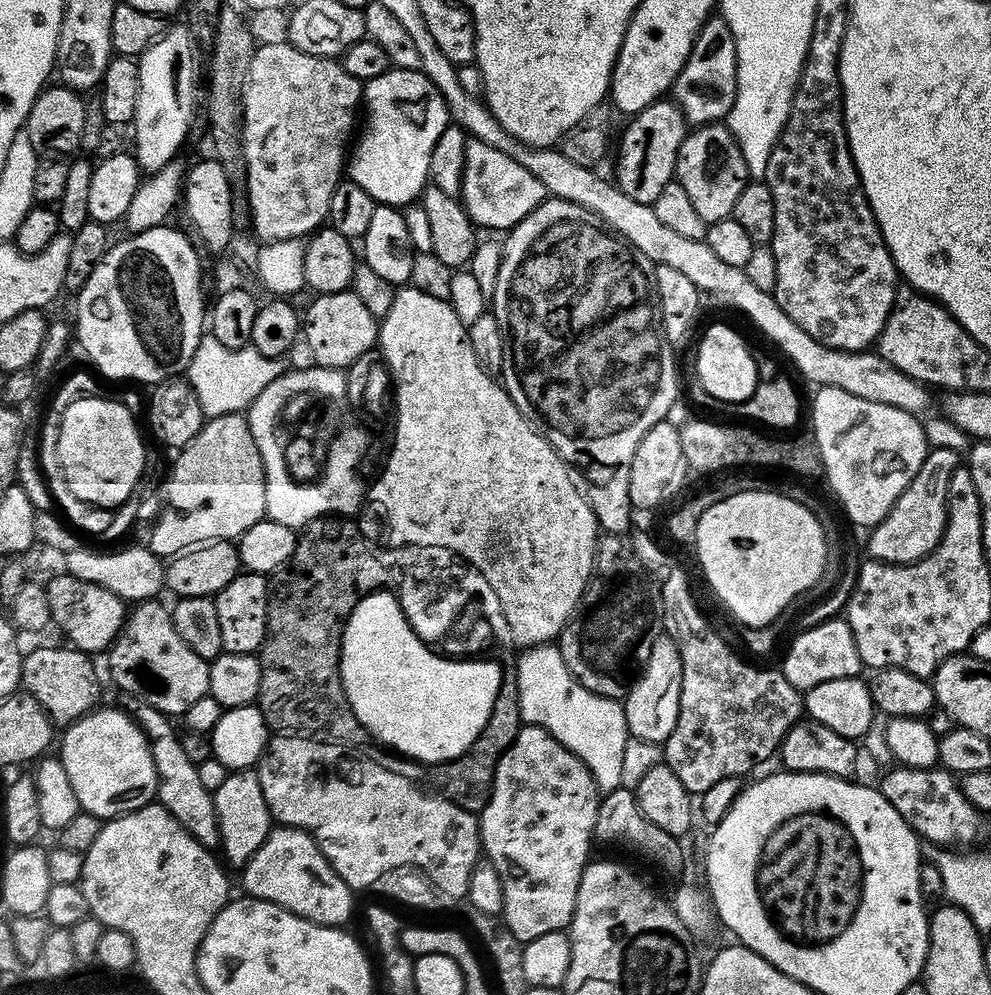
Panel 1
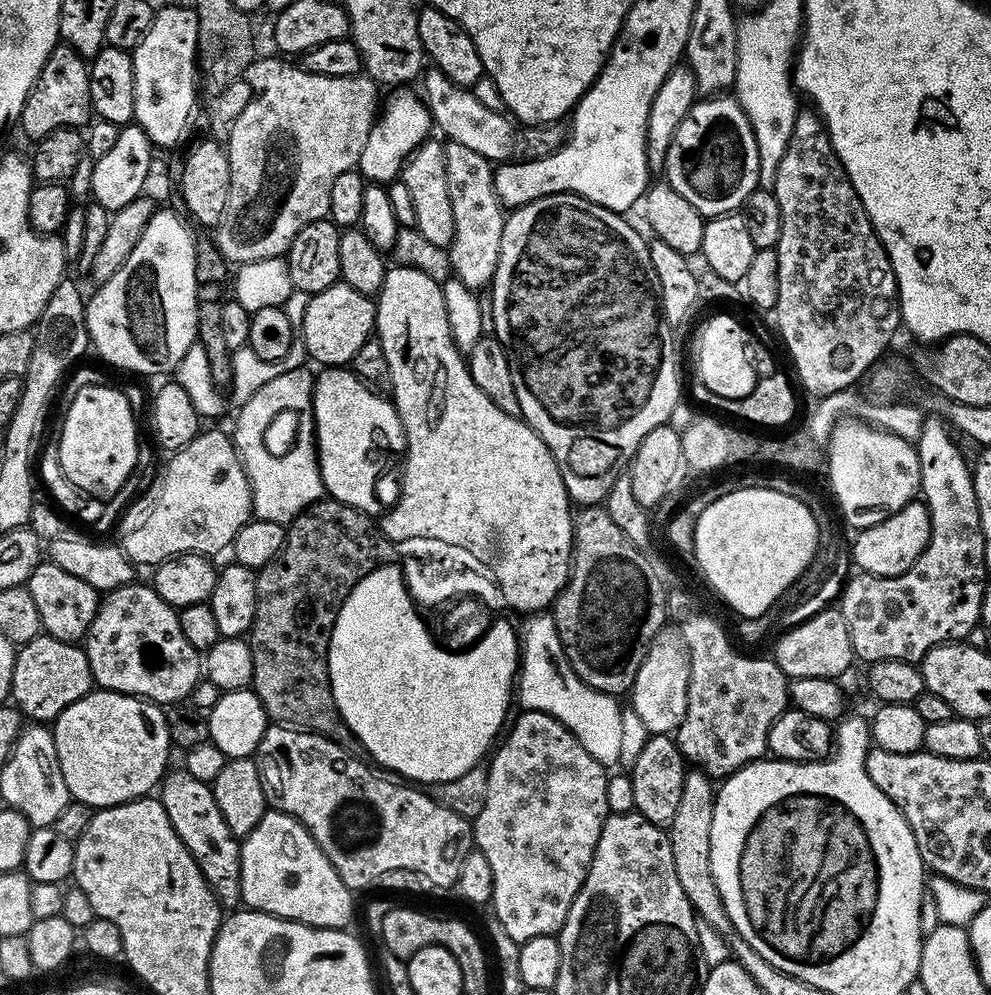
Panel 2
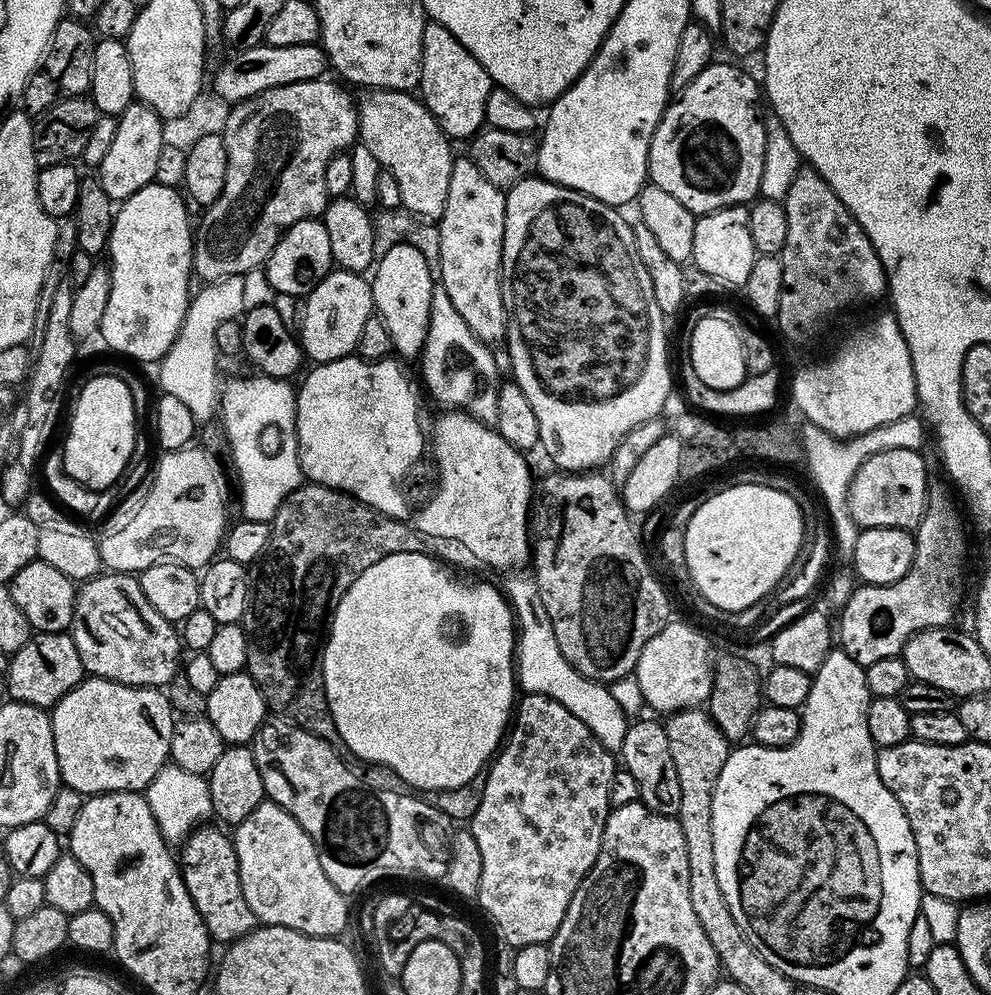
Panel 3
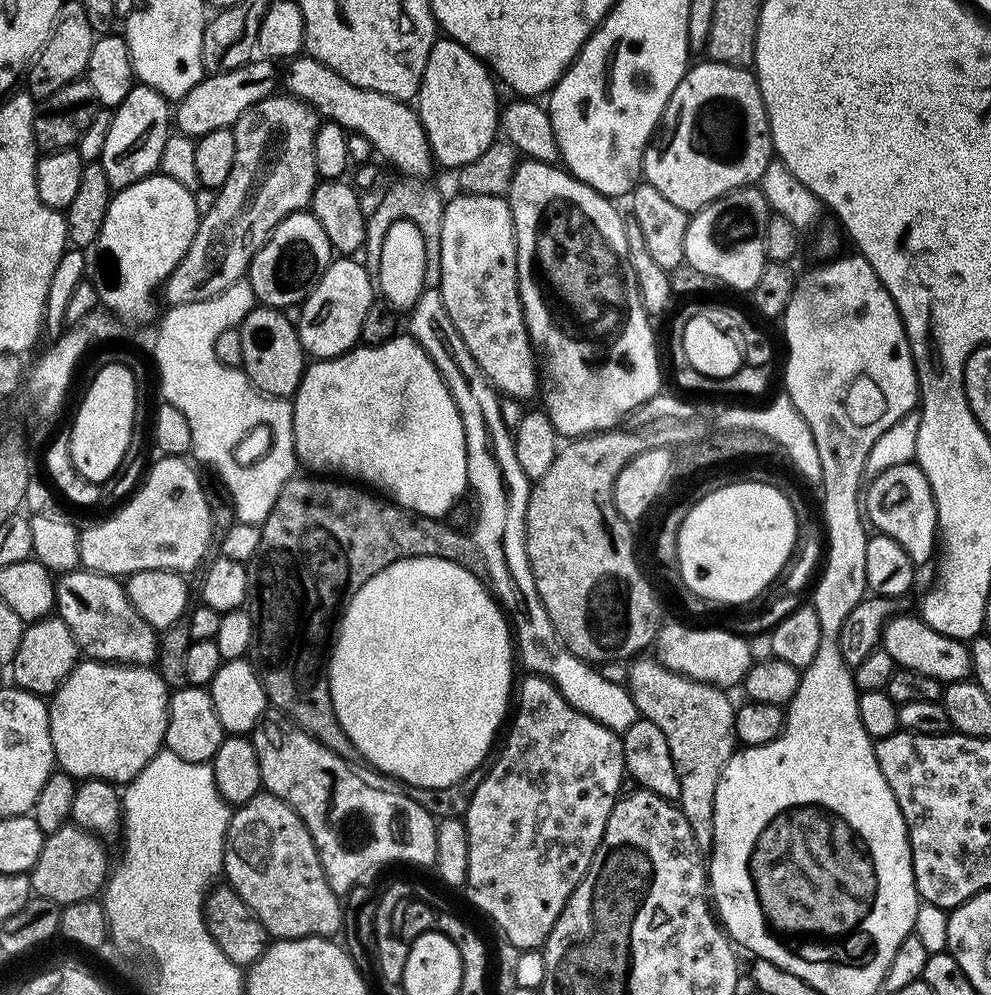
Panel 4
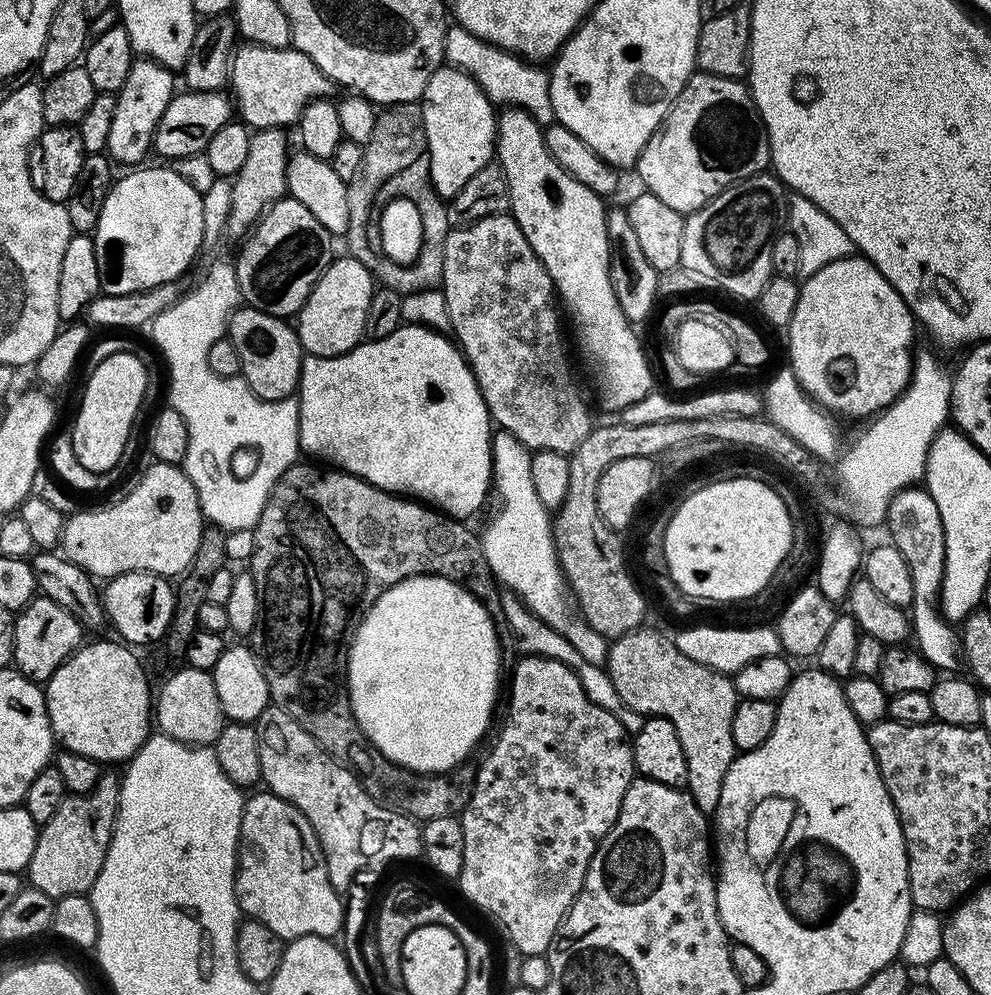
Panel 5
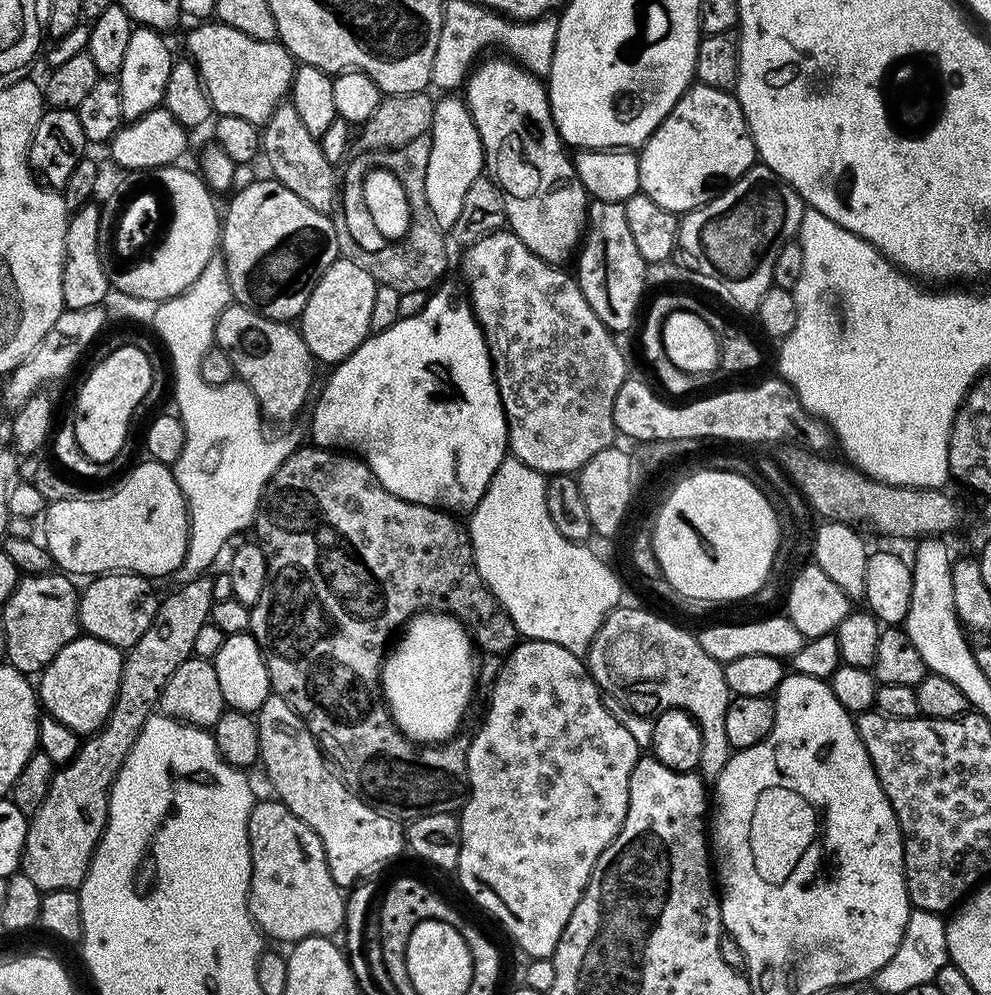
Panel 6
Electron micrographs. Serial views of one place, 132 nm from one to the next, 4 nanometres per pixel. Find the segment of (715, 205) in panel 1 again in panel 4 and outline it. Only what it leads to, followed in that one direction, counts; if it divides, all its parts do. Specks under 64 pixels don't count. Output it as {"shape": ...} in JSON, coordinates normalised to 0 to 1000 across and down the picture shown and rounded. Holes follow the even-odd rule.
{"shape":[[[713,58],[707,59],[707,64],[699,63],[690,77],[684,82],[680,94],[676,94],[676,103],[670,112],[669,122],[661,134],[660,140],[655,144],[653,151],[650,153],[650,167],[648,170],[649,180],[660,191],[665,191],[675,203],[680,203],[680,207],[687,209],[689,213],[701,215],[706,210],[720,203],[726,197],[732,197],[734,193],[741,193],[745,189],[762,186],[769,179],[773,167],[781,159],[781,150],[779,148],[779,132],[775,122],[775,112],[771,106],[771,99],[767,93],[767,81],[755,68],[742,68],[736,64],[726,64]]]}

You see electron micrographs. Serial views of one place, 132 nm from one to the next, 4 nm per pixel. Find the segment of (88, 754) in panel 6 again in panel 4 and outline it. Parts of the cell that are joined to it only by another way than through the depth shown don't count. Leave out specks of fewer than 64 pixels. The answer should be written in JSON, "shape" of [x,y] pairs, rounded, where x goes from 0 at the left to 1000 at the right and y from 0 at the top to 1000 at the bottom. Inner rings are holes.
{"shape":[[[72,826],[63,834],[45,840],[42,858],[38,858],[38,866],[34,866],[30,877],[33,897],[62,911],[100,902],[111,879],[105,848],[102,841]]]}

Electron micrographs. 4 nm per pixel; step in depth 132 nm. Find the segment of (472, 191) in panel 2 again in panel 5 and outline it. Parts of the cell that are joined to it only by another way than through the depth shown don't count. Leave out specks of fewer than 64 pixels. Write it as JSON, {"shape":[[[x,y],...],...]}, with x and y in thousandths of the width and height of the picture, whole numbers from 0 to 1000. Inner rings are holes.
{"shape":[[[495,217],[469,229],[455,230],[450,239],[446,292],[458,341],[486,392],[497,427],[519,436],[519,440],[535,452],[576,456],[597,434],[597,414],[577,375],[577,362],[565,335],[566,315],[555,275],[547,267],[543,255],[539,255],[535,243],[531,243],[531,235],[527,235],[518,217]]]}

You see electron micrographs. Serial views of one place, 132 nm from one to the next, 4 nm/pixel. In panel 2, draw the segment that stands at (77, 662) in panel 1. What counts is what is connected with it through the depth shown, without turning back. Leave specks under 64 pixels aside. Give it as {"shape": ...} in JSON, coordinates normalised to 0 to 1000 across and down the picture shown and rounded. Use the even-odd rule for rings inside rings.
{"shape":[[[41,637],[30,645],[19,648],[10,704],[21,720],[29,725],[40,730],[55,726],[63,714],[67,714],[67,710],[75,710],[79,702],[94,694],[94,691],[91,665],[80,646],[63,645],[53,639]]]}

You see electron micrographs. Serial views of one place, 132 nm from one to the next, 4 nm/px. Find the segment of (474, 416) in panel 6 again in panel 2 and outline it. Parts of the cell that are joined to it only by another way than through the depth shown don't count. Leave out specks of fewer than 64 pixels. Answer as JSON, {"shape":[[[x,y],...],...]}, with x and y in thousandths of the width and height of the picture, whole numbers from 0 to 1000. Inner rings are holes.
{"shape":[[[331,368],[324,374],[327,375],[320,377],[315,387],[315,415],[319,425],[319,459],[323,462],[327,493],[334,502],[360,511],[362,515],[382,516],[379,481],[383,478],[383,469],[391,464],[392,458],[407,455],[410,450],[404,417],[391,397],[369,389],[350,369]]]}

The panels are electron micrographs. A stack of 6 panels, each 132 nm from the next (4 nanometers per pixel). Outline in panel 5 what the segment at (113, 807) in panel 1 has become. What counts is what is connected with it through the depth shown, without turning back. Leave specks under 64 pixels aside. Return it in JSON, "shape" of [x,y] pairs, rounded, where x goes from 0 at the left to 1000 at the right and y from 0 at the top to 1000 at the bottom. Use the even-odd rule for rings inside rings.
{"shape":[[[113,643],[78,651],[43,688],[55,747],[64,755],[95,762],[102,770],[132,764],[148,746],[155,728],[155,691],[149,688],[141,663],[133,656],[136,654]]]}

